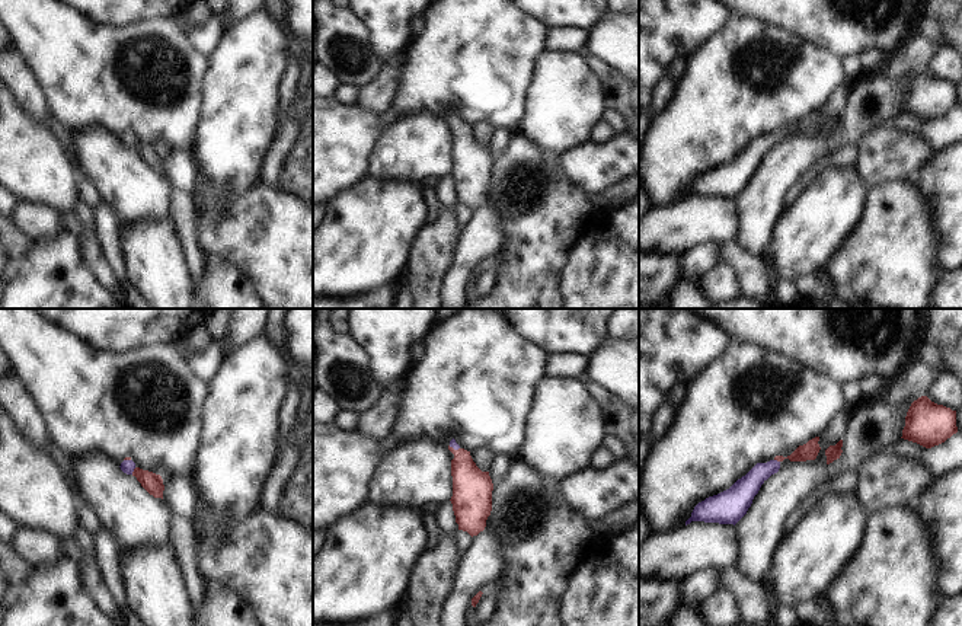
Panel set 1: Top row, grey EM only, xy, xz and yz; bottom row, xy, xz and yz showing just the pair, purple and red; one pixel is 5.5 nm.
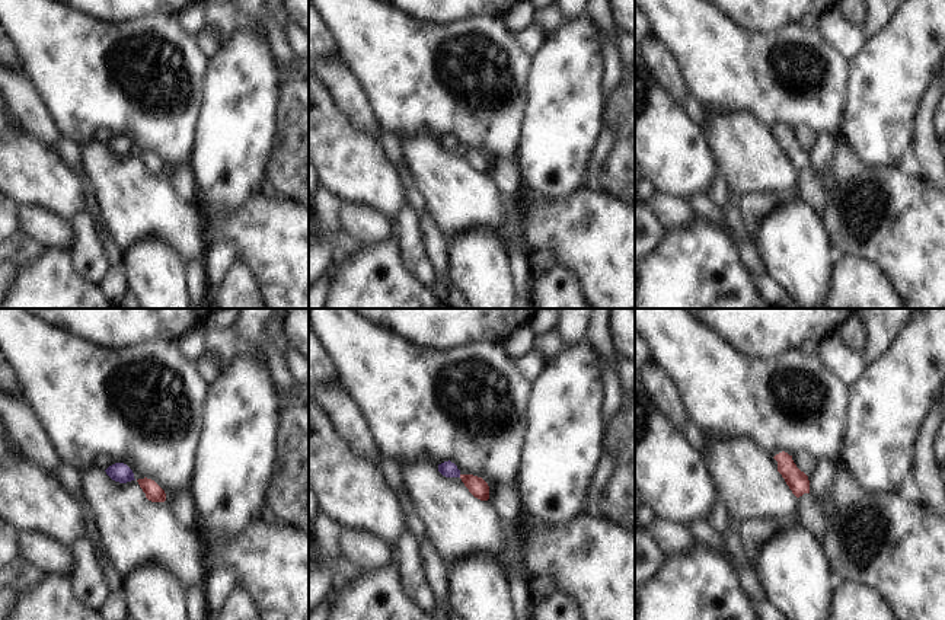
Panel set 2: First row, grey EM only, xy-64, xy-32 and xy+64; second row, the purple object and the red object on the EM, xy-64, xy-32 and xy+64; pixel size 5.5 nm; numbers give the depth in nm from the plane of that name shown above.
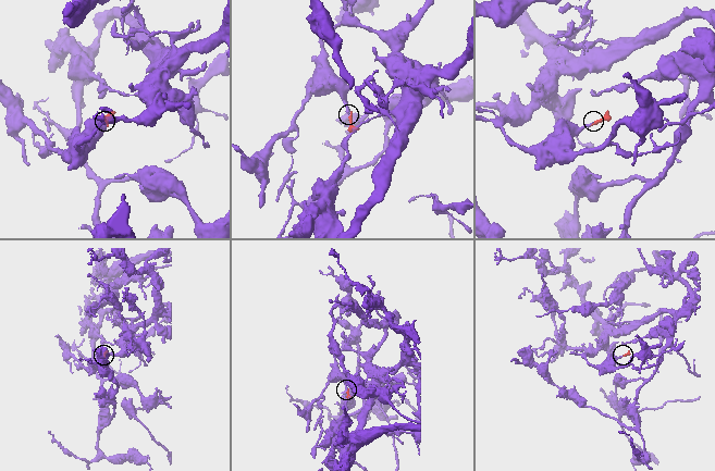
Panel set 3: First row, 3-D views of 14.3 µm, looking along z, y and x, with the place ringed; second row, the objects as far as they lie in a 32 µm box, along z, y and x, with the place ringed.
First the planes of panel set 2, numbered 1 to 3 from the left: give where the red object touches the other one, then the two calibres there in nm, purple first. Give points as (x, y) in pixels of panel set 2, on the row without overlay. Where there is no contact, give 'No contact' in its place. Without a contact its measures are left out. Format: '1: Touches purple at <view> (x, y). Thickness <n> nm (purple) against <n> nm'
1: No contact
2: No contact
3: No contact

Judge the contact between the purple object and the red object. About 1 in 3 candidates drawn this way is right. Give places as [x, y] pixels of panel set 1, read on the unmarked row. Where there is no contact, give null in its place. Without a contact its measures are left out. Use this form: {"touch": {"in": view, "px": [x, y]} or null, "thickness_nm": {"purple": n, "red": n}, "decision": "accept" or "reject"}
{"touch": {"in": "xy", "px": [133, 144]}, "thickness_nm": {"purple": 80, "red": 110}, "decision": "accept"}

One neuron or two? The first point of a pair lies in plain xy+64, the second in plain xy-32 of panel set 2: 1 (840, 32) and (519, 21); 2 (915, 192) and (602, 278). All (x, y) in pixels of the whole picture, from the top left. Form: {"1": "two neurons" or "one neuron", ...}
{"1": "two neurons", "2": "one neuron"}

